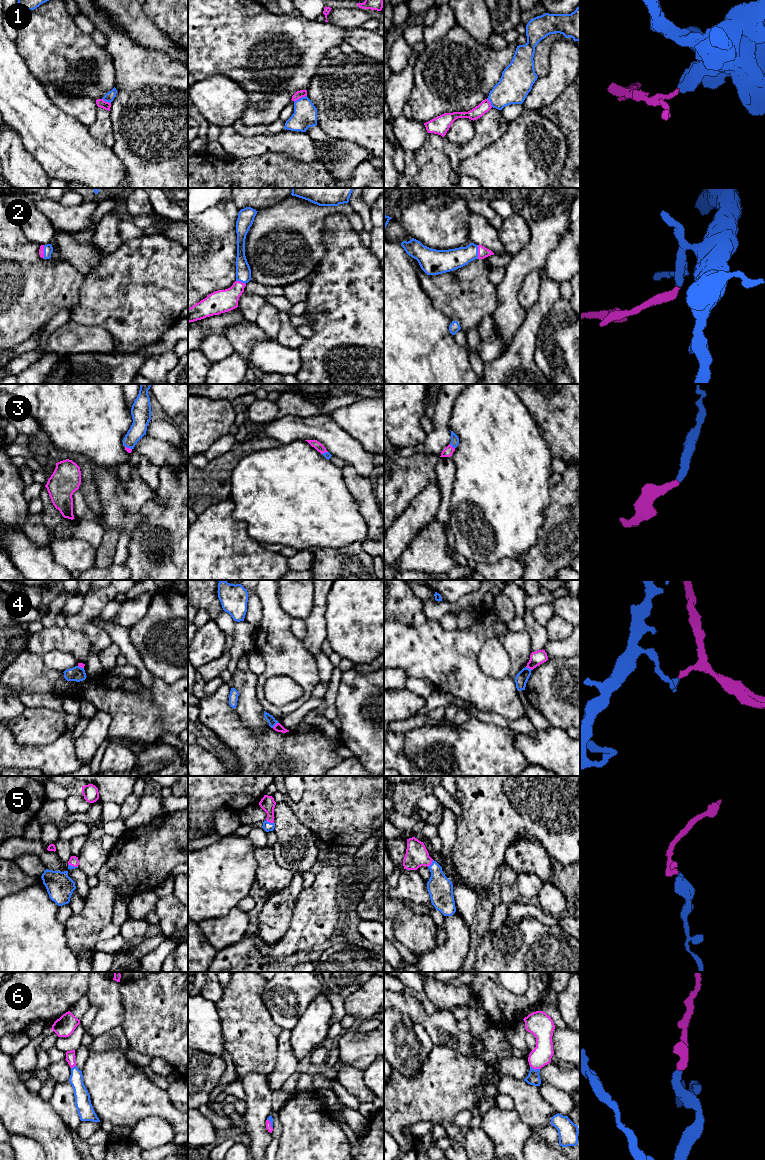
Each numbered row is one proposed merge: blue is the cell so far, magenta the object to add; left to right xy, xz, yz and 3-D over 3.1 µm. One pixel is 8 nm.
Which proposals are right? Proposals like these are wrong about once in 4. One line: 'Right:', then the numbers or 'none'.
Right: 2, 3, 5, 6

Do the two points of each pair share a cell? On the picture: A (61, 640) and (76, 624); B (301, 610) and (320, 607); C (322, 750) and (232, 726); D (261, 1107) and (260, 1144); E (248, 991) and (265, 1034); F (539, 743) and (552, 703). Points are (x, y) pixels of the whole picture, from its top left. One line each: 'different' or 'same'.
A: different
B: different
C: same
D: same
E: same
F: different

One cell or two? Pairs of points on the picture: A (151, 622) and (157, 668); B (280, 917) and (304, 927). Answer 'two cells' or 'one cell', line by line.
A: one cell
B: two cells

